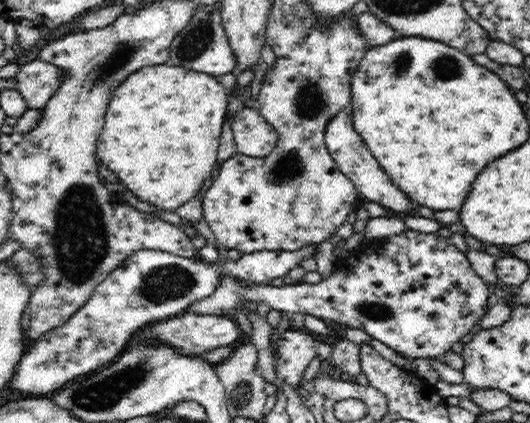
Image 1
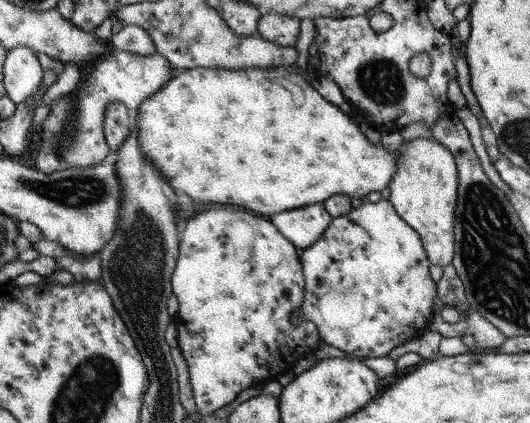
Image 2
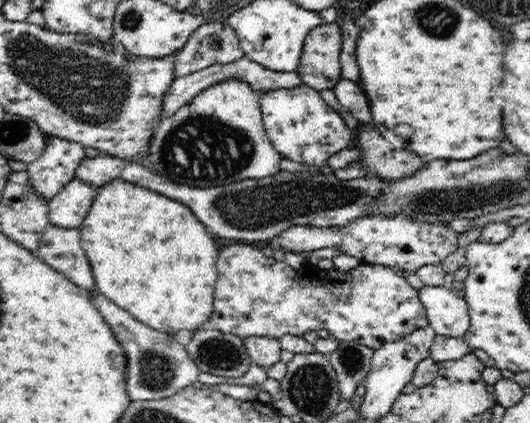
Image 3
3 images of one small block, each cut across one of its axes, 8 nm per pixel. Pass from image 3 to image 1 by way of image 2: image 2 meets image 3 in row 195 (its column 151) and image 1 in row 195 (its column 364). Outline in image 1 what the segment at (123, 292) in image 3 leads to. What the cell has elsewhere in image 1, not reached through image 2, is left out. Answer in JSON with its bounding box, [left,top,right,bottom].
[98,63,228,211]

